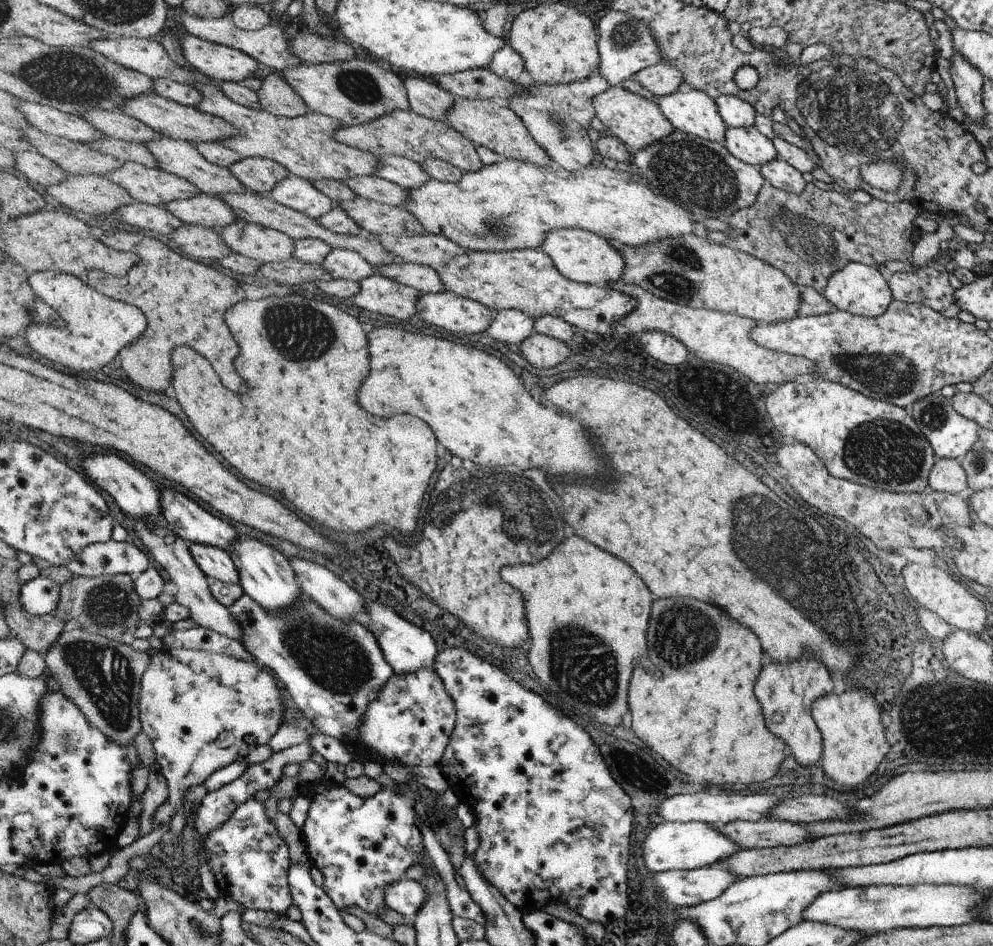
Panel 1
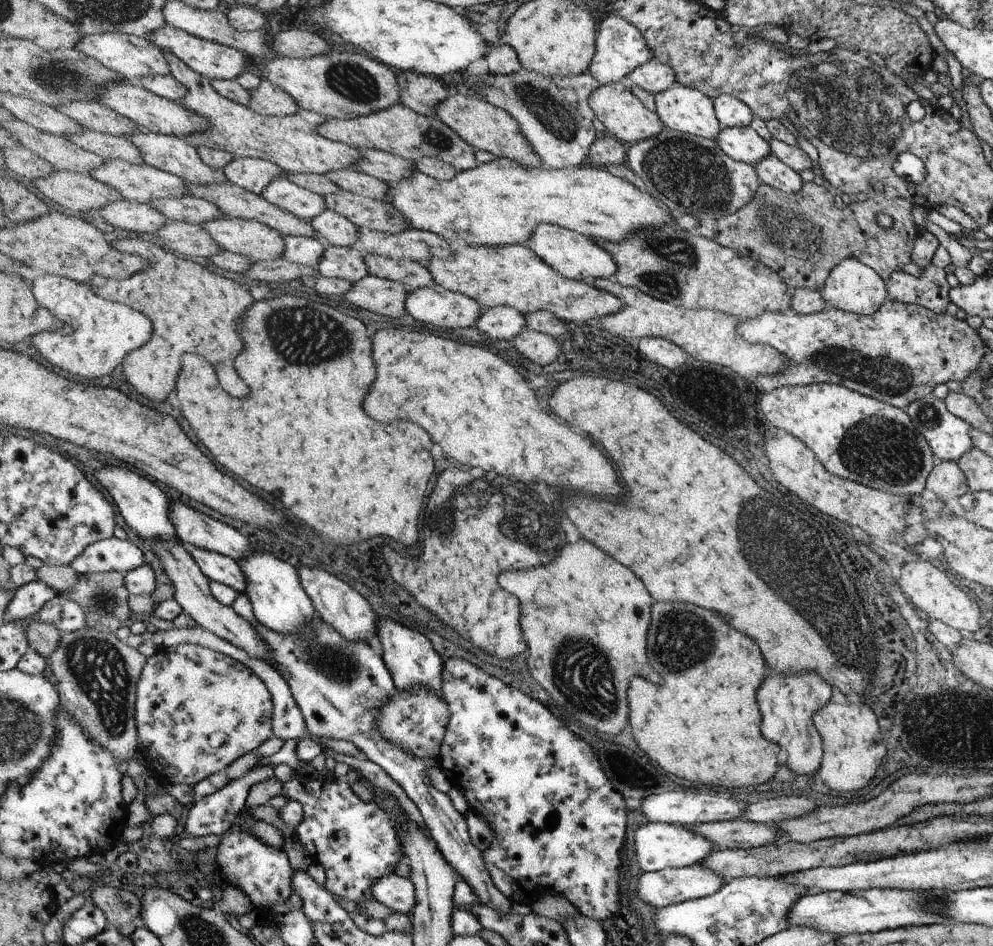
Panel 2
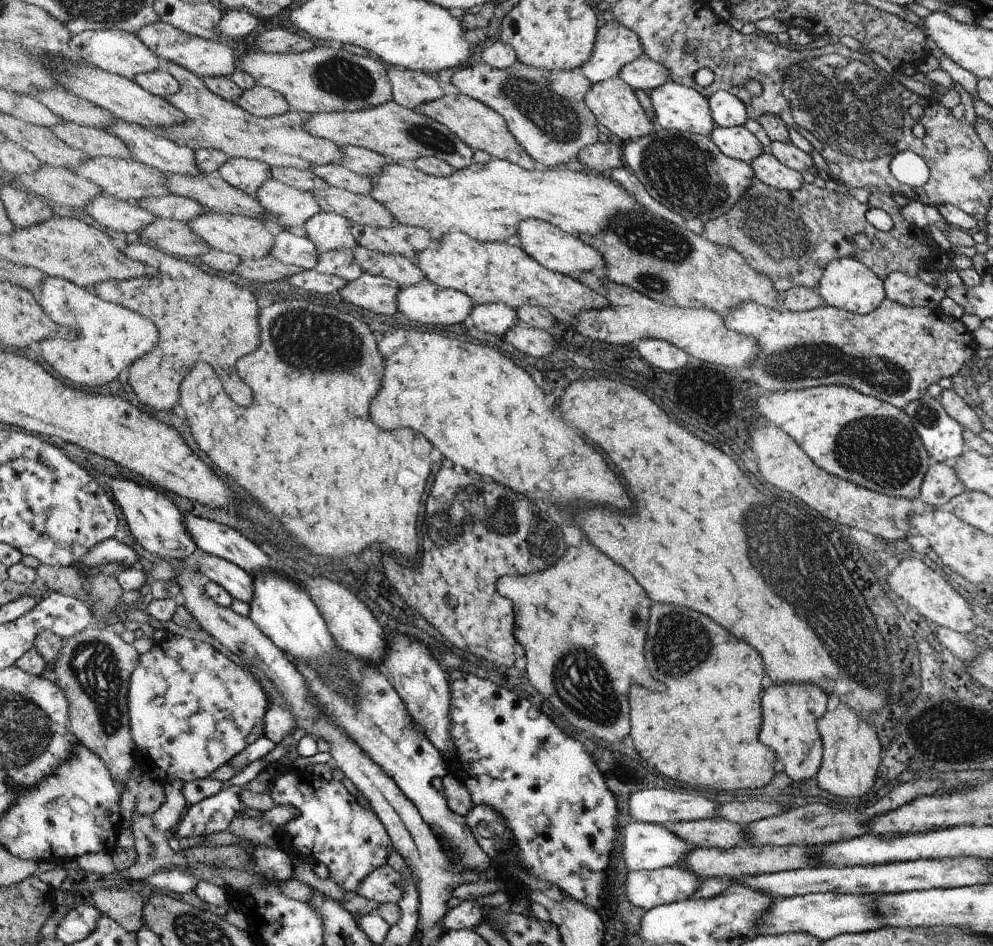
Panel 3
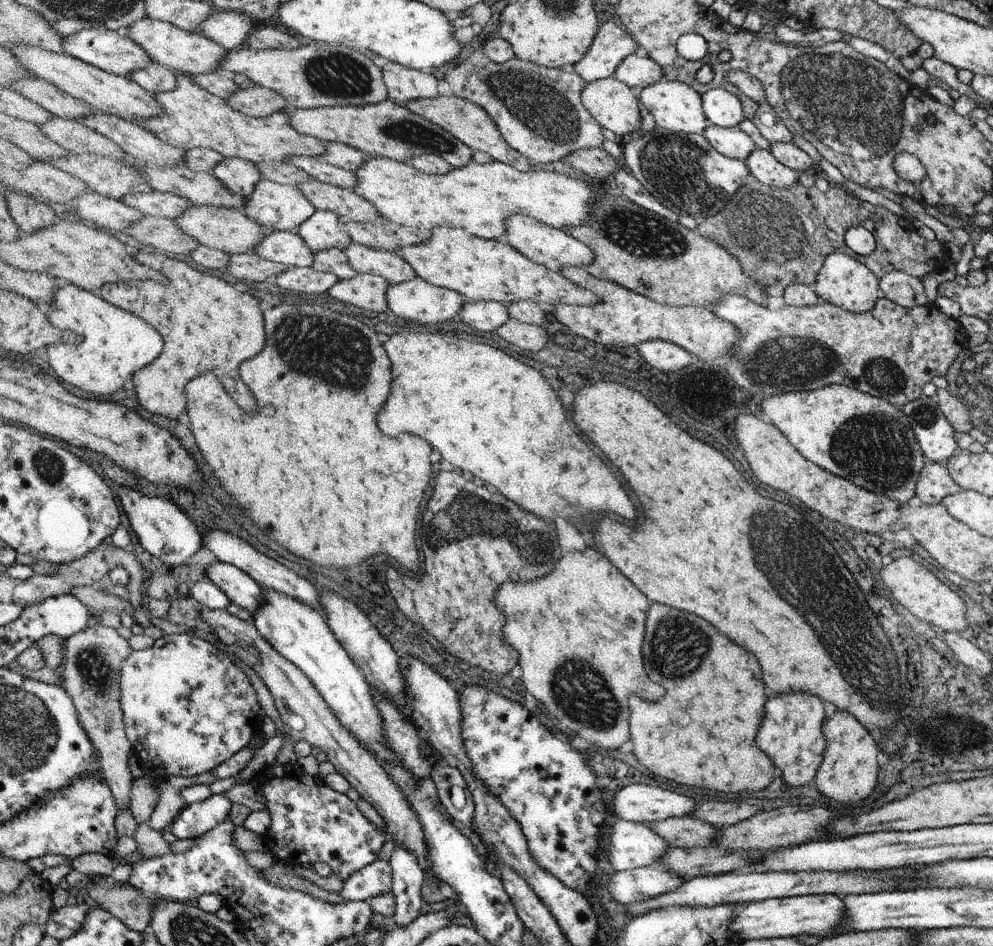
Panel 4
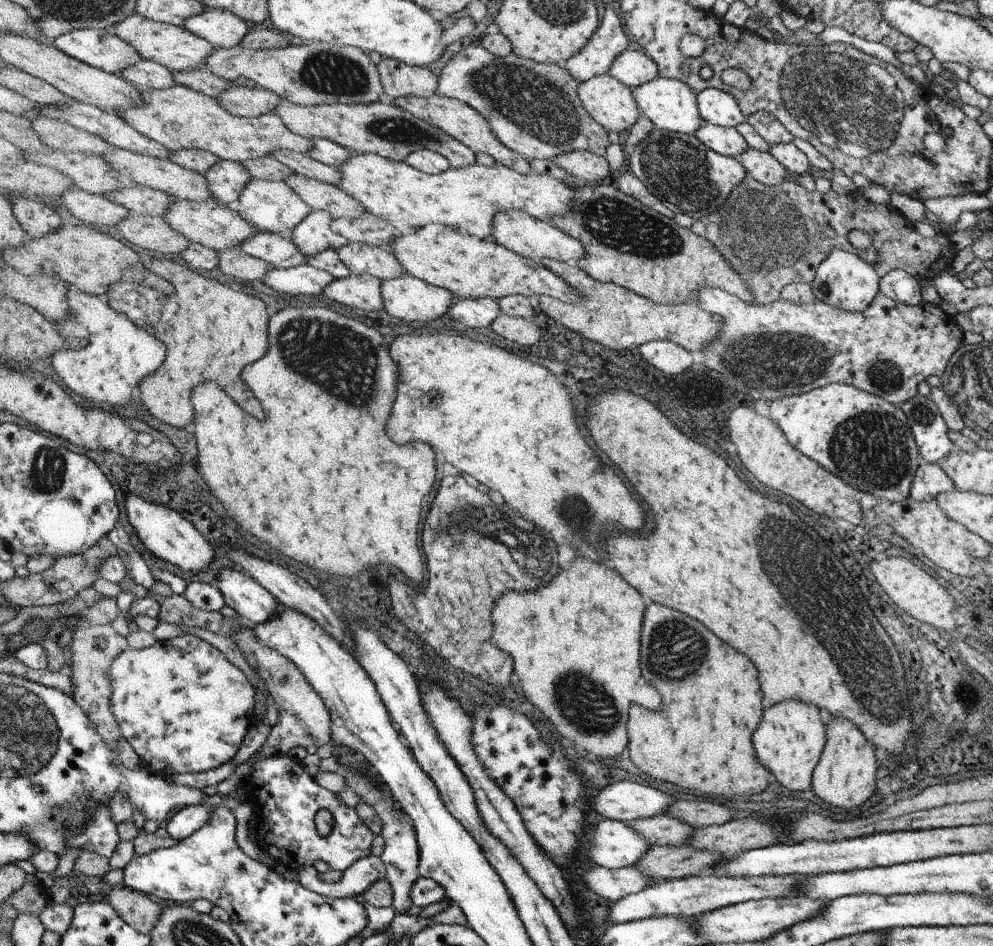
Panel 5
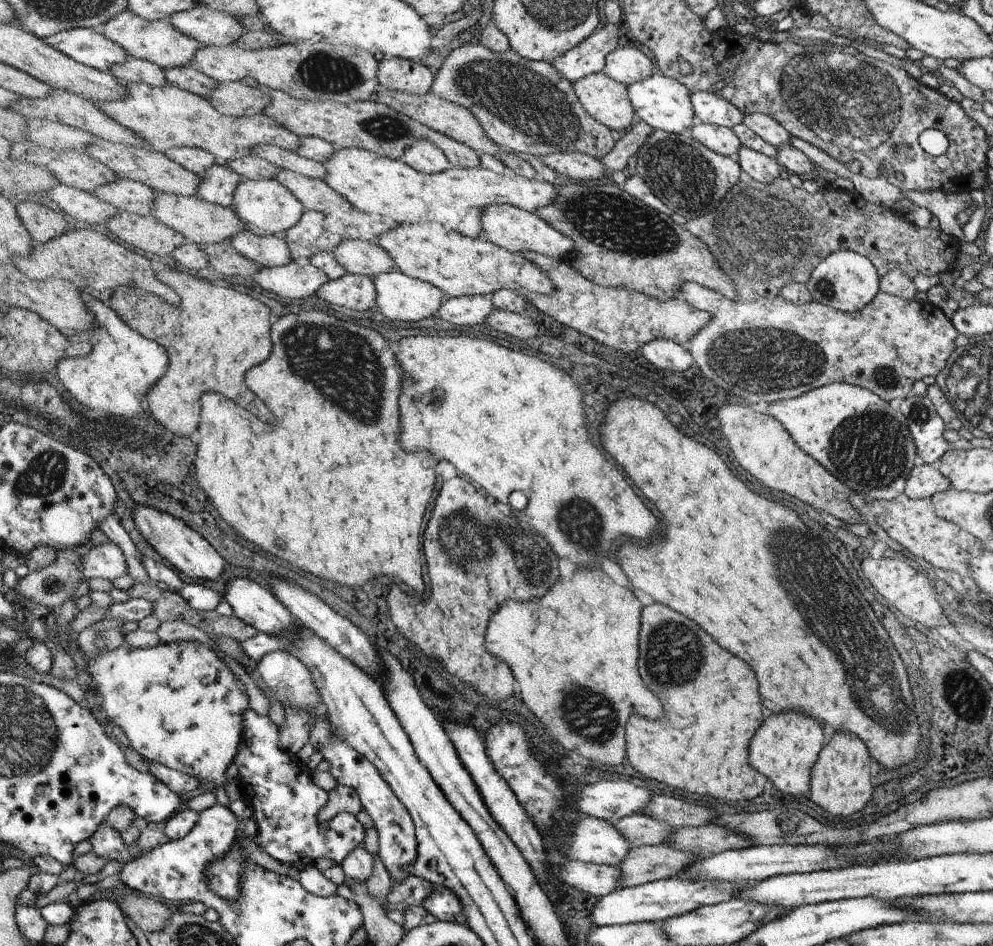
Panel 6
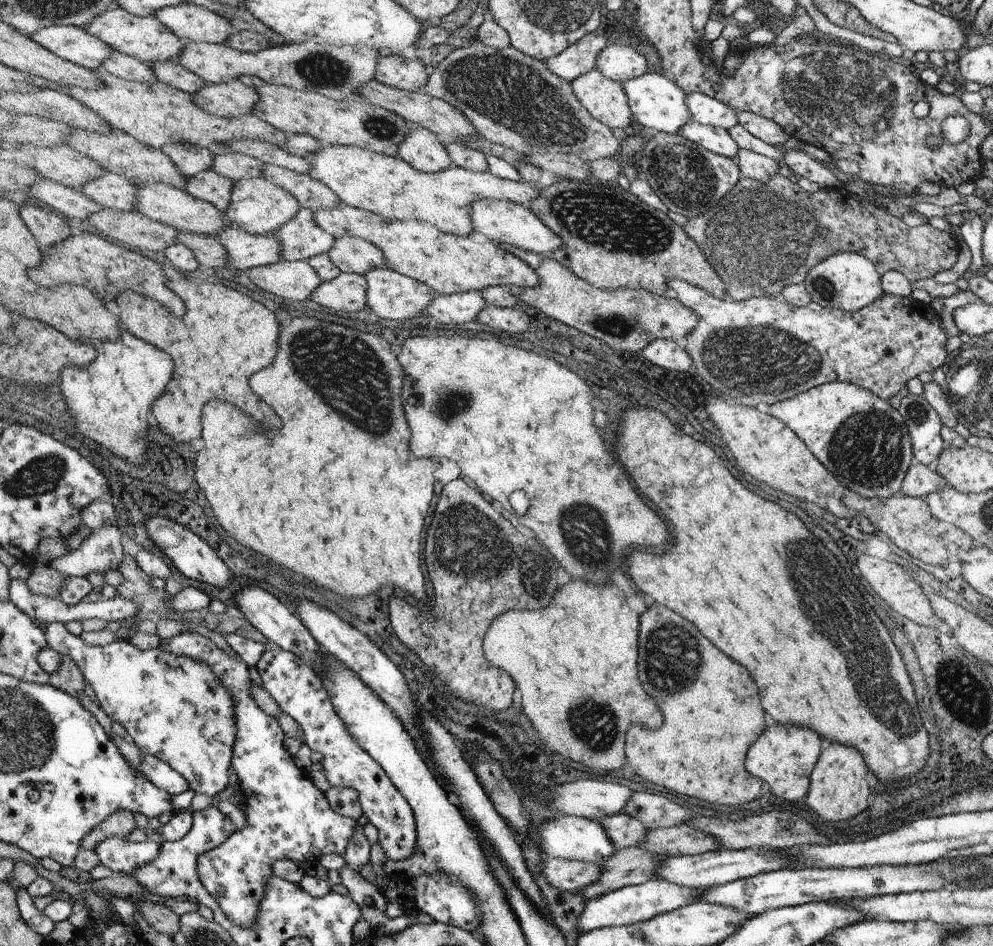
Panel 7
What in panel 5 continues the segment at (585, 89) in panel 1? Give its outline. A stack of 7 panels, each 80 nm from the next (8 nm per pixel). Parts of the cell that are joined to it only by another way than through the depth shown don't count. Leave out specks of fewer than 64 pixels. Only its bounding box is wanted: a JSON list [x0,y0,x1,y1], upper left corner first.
[436,43,610,159]

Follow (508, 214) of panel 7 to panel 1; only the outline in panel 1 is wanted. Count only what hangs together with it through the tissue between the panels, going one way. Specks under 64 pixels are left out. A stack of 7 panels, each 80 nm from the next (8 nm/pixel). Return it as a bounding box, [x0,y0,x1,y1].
[540,229,626,287]

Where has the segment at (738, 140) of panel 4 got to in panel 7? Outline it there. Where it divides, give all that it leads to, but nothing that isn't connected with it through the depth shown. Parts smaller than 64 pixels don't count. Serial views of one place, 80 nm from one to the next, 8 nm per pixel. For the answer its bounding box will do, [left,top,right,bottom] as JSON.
[678,120,739,159]

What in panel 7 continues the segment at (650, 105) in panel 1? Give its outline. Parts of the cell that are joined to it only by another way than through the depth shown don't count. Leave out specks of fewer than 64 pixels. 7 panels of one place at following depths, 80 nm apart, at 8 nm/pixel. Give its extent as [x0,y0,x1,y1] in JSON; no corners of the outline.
[571,68,634,130]

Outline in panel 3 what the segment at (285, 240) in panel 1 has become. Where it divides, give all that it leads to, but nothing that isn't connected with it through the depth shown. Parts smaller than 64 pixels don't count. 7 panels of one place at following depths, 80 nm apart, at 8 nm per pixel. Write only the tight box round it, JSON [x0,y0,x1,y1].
[188,210,275,259]

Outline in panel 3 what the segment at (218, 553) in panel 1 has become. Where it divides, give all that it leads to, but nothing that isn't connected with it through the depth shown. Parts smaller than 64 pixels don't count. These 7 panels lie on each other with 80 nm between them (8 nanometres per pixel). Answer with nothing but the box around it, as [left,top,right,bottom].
[198,555,254,602]

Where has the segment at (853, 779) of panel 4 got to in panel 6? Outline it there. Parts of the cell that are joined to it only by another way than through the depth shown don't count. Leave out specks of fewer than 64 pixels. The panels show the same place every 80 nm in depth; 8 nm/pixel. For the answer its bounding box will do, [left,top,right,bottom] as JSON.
[810,732,872,816]

